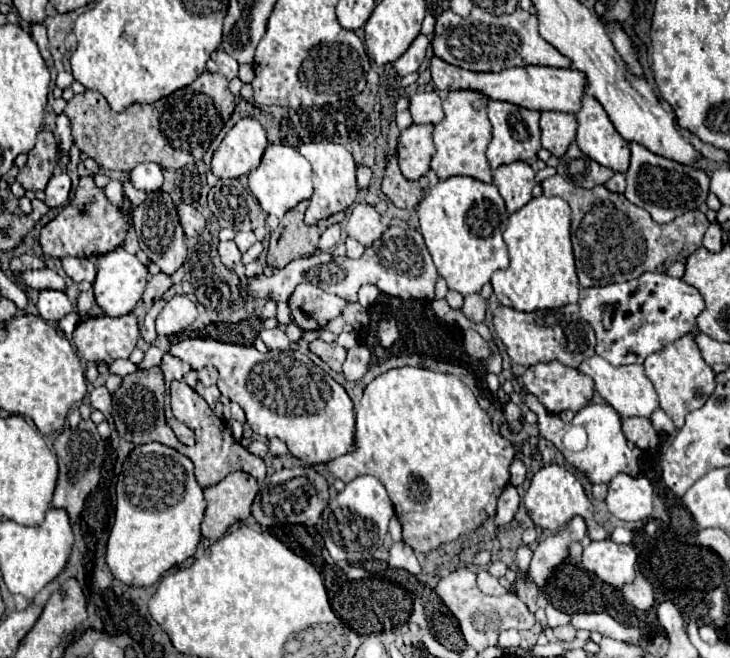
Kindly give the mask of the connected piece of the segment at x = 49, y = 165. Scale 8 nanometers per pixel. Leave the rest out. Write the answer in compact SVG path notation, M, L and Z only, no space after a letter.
M40 131L34 149L28 153L28 163L18 175L18 181L22 183L24 189L30 191L46 189L56 165L58 165L56 139L50 131Z

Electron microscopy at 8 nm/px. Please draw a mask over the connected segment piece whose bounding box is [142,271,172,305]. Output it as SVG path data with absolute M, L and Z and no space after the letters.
M160 271L160 273L156 273L156 275L150 277L150 281L148 281L148 285L146 285L146 291L144 291L144 295L142 295L142 301L144 301L146 305L150 305L150 303L154 303L154 299L160 299L170 287L172 287L170 277Z

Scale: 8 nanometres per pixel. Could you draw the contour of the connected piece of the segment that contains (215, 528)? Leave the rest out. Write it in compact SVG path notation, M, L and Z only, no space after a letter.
M244 471L230 473L218 485L206 487L204 497L208 507L202 521L202 535L210 541L216 541L232 523L248 519L256 493L256 479Z

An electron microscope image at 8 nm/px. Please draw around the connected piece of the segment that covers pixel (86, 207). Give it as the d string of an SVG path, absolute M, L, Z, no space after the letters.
M92 175L80 177L80 183L74 191L74 199L58 211L58 215L48 221L40 231L40 245L44 255L62 259L62 257L92 257L106 255L124 243L126 231L130 229L132 203L124 195L122 207L116 207L108 201L102 187L94 183Z

